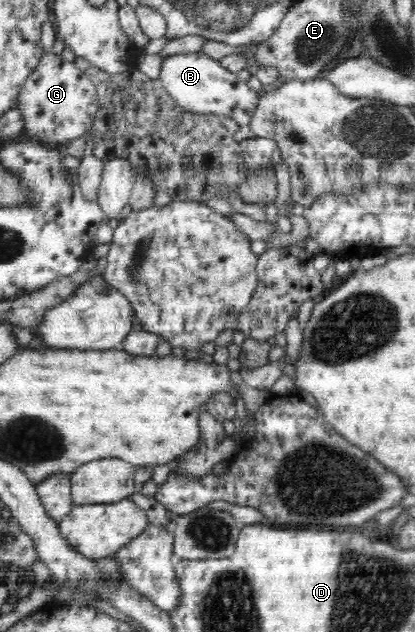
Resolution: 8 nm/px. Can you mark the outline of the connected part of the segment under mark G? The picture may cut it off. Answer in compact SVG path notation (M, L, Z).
M44 52L35 71L21 87L16 107L23 116L23 138L61 148L89 133L100 103L95 84L82 69L74 62L64 61L61 55Z

